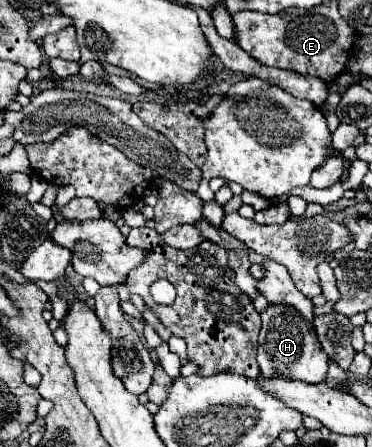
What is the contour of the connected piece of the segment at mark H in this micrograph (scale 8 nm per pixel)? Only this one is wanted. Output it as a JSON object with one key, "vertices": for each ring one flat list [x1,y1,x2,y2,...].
{"vertices":[[268,306,262,314,262,330,258,340,258,364,264,378,294,378,308,384,324,382,328,372,328,356,320,348,316,336,302,320,302,316,290,306]]}

